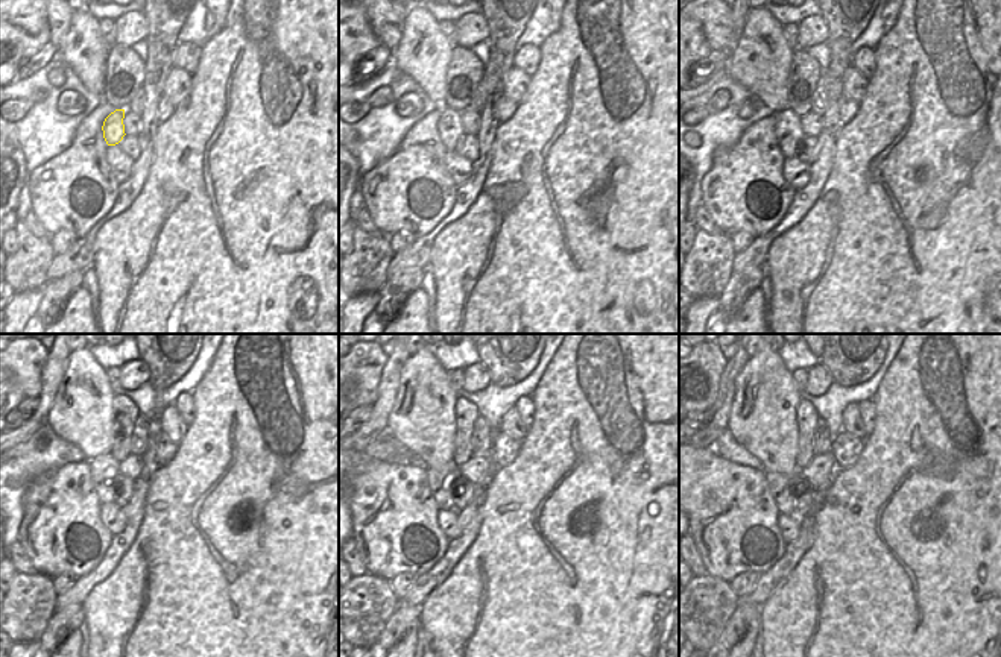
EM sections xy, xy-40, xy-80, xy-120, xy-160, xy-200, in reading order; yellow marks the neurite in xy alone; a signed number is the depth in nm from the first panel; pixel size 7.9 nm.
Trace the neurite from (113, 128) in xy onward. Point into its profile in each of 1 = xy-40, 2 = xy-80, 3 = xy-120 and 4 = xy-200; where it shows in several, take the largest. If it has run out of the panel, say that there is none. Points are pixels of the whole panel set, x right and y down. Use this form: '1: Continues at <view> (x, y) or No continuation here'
1: Continues at xy-40 (450, 128)
2: Continues at xy-80 (787, 125)
3: Continues at xy-120 (104, 469)
4: Continues at xy-200 (778, 483)

